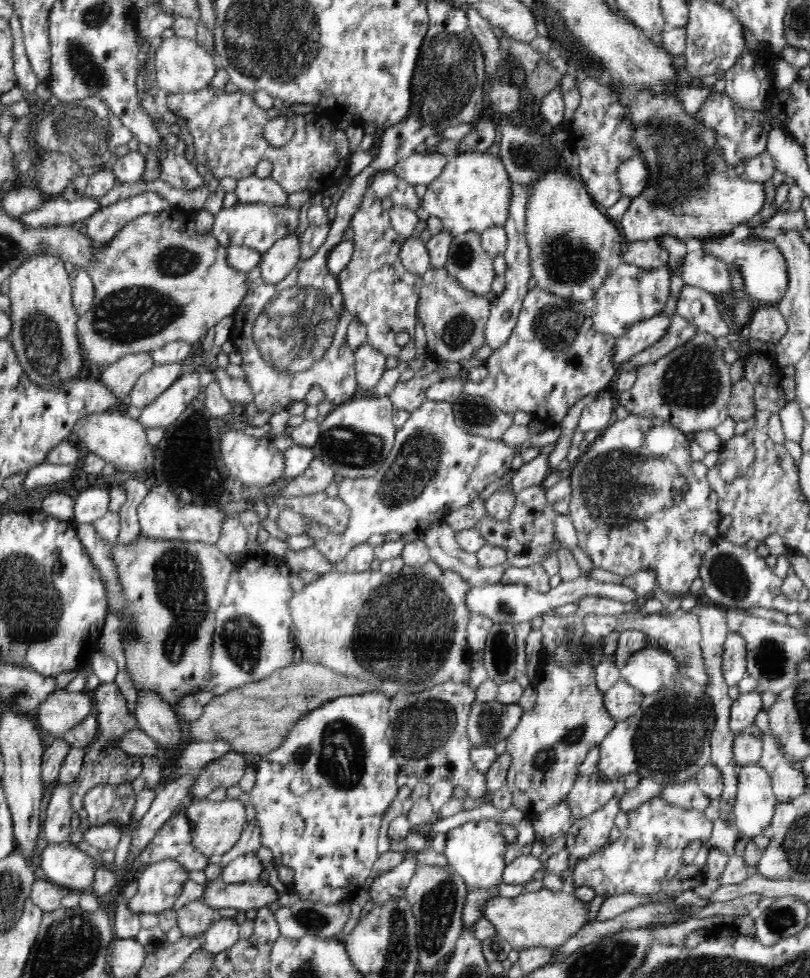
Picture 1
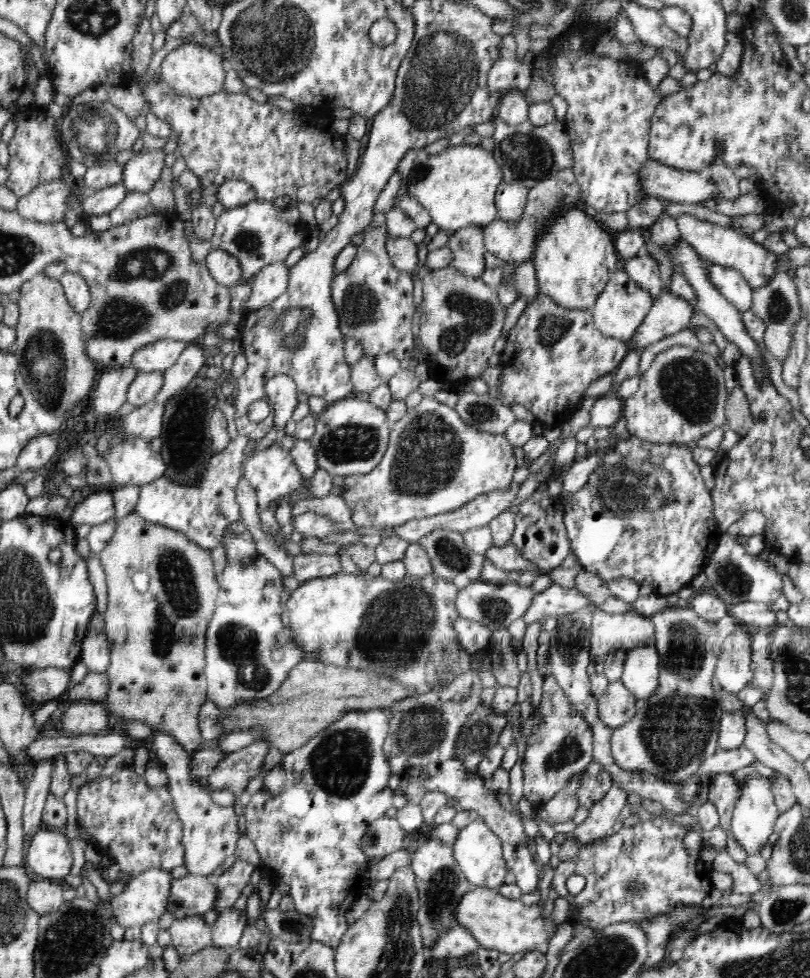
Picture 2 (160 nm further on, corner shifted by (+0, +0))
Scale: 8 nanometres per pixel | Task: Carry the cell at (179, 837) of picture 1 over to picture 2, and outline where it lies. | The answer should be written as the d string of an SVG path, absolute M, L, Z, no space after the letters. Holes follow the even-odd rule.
M119 770L109 777L90 784L78 790L76 802L78 824L92 837L91 843L100 849L103 855L116 861L122 872L137 875L151 869L162 869L171 872L176 867L185 865L184 846L182 845L183 825L174 809L174 802L170 797L169 788L156 786L150 788L144 775L134 770Z

